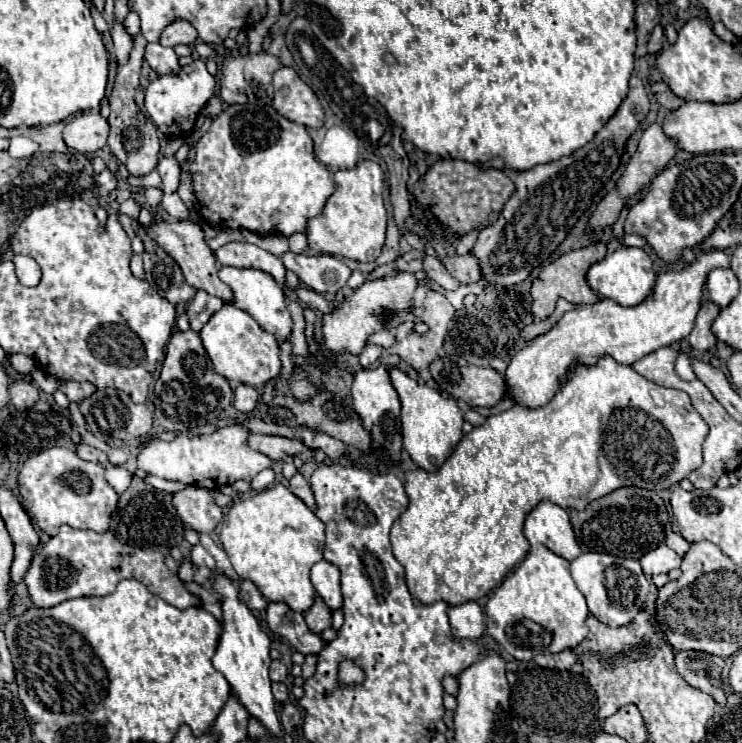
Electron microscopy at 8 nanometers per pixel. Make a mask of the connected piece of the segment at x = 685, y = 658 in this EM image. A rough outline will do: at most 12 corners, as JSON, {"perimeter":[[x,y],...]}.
{"perimeter":[[676,652],[678,674],[694,688],[726,704],[724,658]]}

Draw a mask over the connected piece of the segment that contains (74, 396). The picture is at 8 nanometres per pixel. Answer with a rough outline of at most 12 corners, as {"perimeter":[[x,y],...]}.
{"perimeter":[[62,382],[70,402],[82,402],[96,388],[90,382]]}

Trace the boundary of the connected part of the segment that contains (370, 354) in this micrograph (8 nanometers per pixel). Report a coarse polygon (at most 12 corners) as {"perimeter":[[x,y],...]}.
{"perimeter":[[368,344],[360,354],[362,368],[368,368],[380,354],[382,346]]}

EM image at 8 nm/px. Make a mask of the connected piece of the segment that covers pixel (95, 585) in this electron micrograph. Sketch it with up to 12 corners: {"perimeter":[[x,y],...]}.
{"perimeter":[[60,532],[24,582],[34,606],[142,582],[180,610],[200,604],[160,552],[112,532]]}

